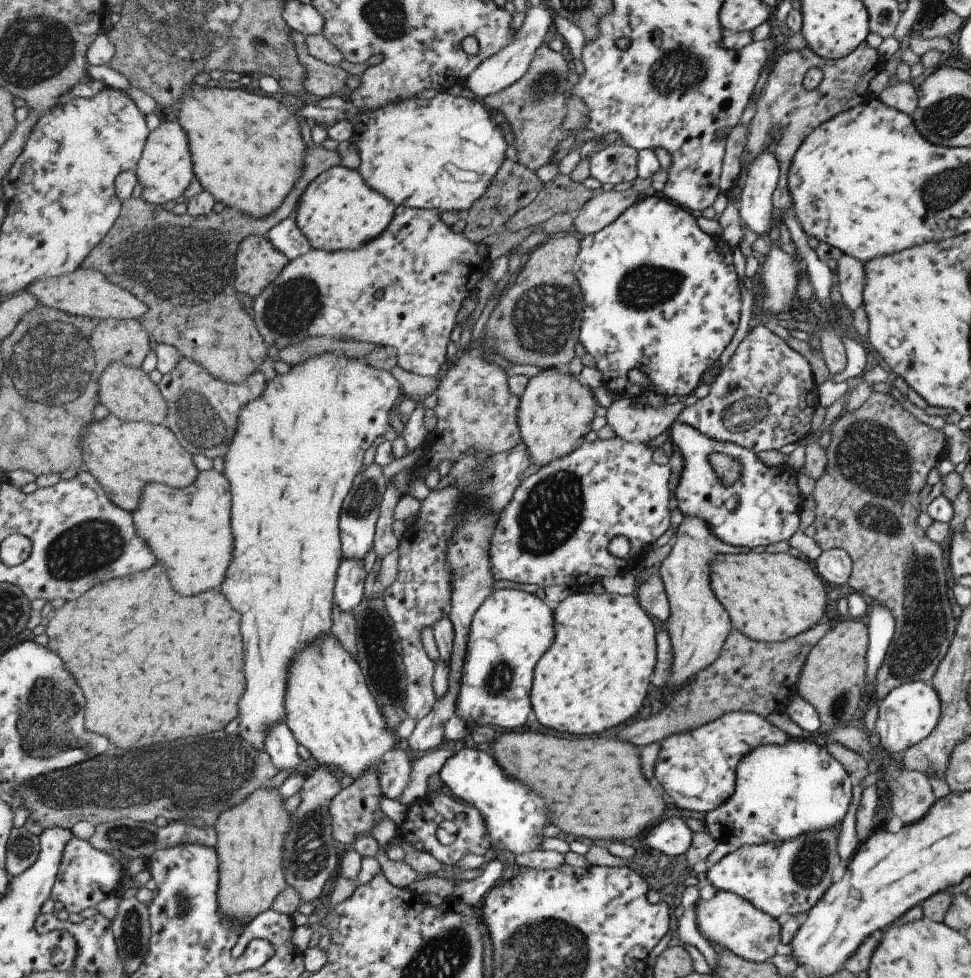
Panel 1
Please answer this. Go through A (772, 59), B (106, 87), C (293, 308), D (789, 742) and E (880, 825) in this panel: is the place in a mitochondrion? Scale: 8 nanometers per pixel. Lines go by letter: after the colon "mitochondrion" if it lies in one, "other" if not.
A: other
B: other
C: mitochondrion
D: other
E: other

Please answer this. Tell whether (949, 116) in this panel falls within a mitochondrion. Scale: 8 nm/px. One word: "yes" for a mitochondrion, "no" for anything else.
yes

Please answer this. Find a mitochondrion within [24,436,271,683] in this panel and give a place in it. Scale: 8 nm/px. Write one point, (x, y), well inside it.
(81, 552)

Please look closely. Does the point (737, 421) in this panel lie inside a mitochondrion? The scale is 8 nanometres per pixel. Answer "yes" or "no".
yes

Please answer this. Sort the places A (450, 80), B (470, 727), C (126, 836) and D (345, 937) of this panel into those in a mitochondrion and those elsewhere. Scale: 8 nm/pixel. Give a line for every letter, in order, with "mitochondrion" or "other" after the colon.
A: other
B: other
C: mitochondrion
D: other

